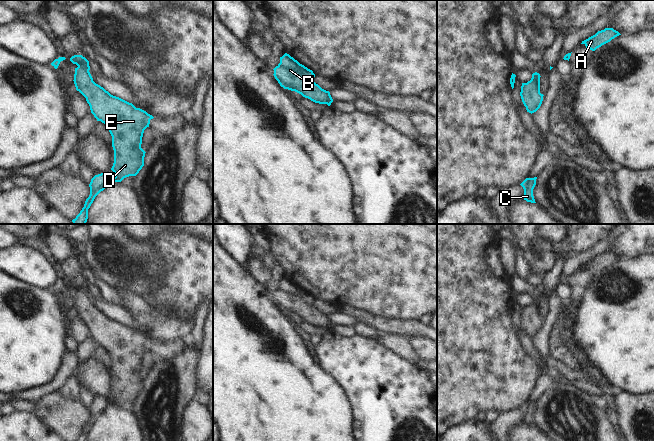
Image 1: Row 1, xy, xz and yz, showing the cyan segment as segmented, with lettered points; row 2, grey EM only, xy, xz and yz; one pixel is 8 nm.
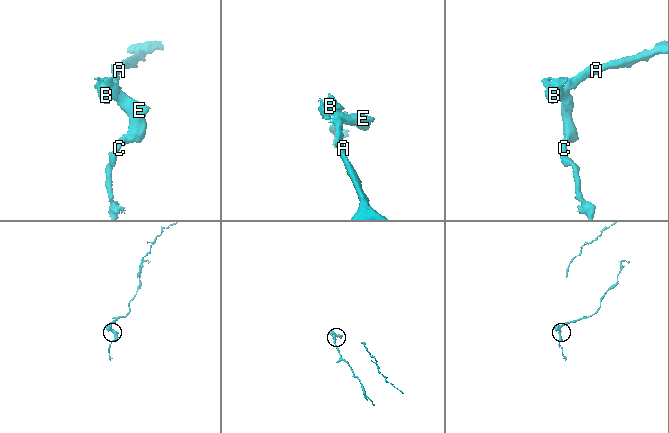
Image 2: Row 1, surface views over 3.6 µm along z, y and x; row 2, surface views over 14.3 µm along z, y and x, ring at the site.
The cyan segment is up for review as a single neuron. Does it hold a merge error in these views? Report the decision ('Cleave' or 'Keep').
Keep.

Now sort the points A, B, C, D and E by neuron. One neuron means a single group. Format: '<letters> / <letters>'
A B C D E

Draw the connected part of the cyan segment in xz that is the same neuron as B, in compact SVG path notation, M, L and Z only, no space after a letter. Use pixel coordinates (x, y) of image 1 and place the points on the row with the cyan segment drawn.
M285 53L280 57L280 63L273 70L275 79L284 89L295 91L315 103L330 106L333 102L330 92L313 81L315 77L313 71L289 54Z

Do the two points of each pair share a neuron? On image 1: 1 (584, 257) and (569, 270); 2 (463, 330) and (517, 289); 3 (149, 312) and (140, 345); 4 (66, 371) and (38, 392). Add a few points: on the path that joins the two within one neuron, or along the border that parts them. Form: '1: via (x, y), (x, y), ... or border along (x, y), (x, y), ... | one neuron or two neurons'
1: via (580, 259), (573, 266) | one neuron
2: border along (509, 278), (509, 293), (512, 296) | two neurons
3: border along (132, 328), (153, 340), (165, 342) | two neurons
4: via (59, 378), (49, 388), (45, 389) | one neuron

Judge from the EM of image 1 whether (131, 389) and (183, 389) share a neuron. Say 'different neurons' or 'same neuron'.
different neurons

